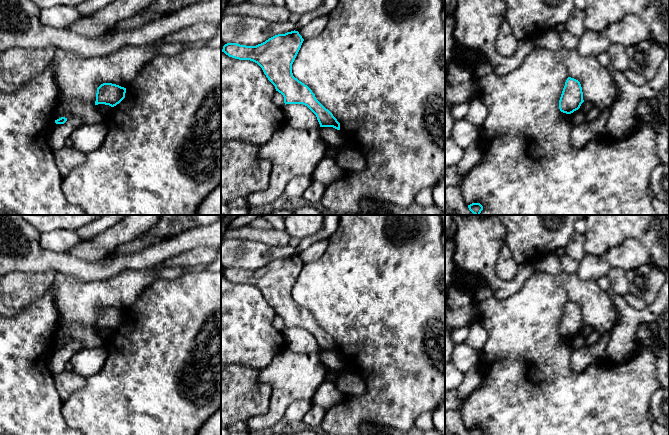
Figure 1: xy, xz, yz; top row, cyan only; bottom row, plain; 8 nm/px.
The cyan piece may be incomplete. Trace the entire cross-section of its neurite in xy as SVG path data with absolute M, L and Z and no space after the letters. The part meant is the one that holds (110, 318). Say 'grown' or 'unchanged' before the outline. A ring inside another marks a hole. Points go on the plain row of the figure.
unchanged; M103 307L97 312L95 329L116 330L125 322L126 312L112 307Z

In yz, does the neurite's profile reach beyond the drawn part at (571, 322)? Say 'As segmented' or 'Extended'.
As segmented

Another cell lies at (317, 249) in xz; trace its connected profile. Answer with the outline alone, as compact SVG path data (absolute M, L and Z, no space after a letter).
M328 239L318 240L300 252L298 256L303 263L316 261L325 253L328 244Z

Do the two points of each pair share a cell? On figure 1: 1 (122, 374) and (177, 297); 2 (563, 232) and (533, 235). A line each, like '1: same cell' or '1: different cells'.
1: same cell
2: same cell

